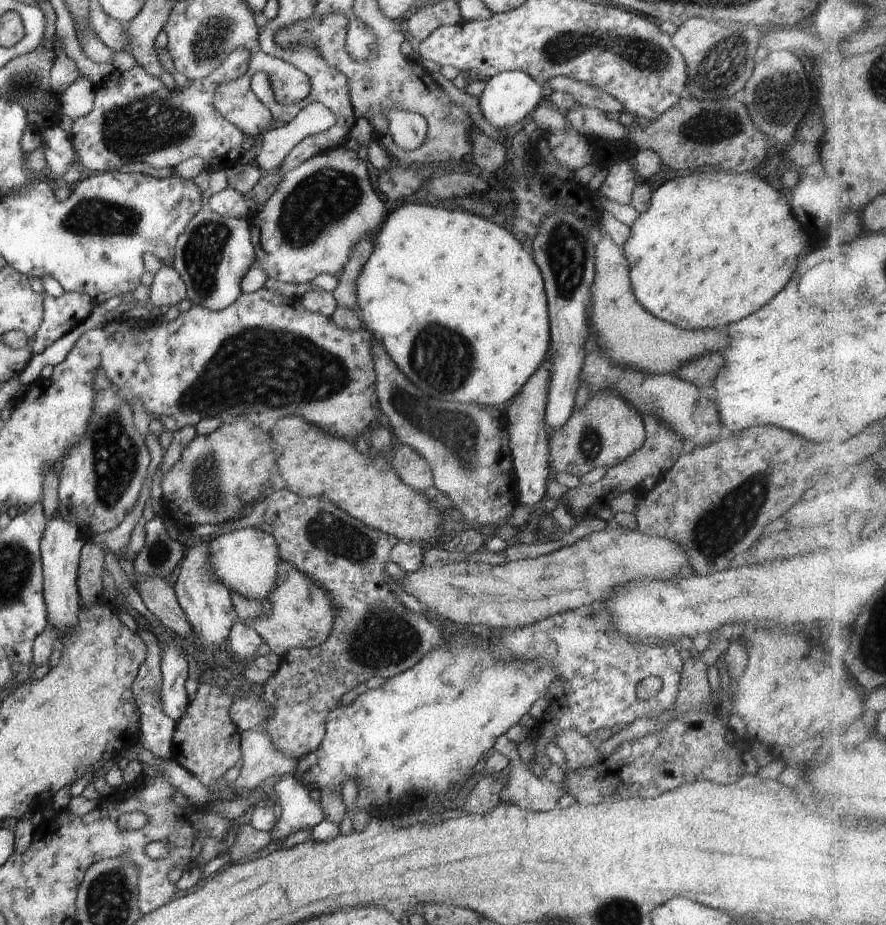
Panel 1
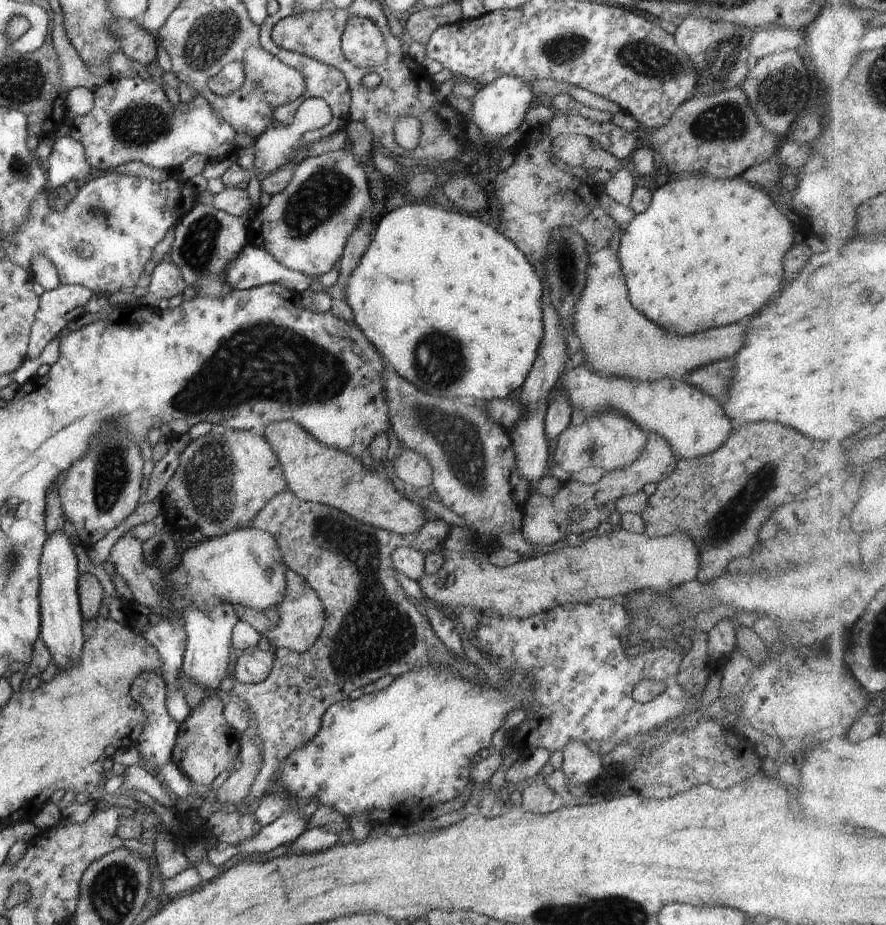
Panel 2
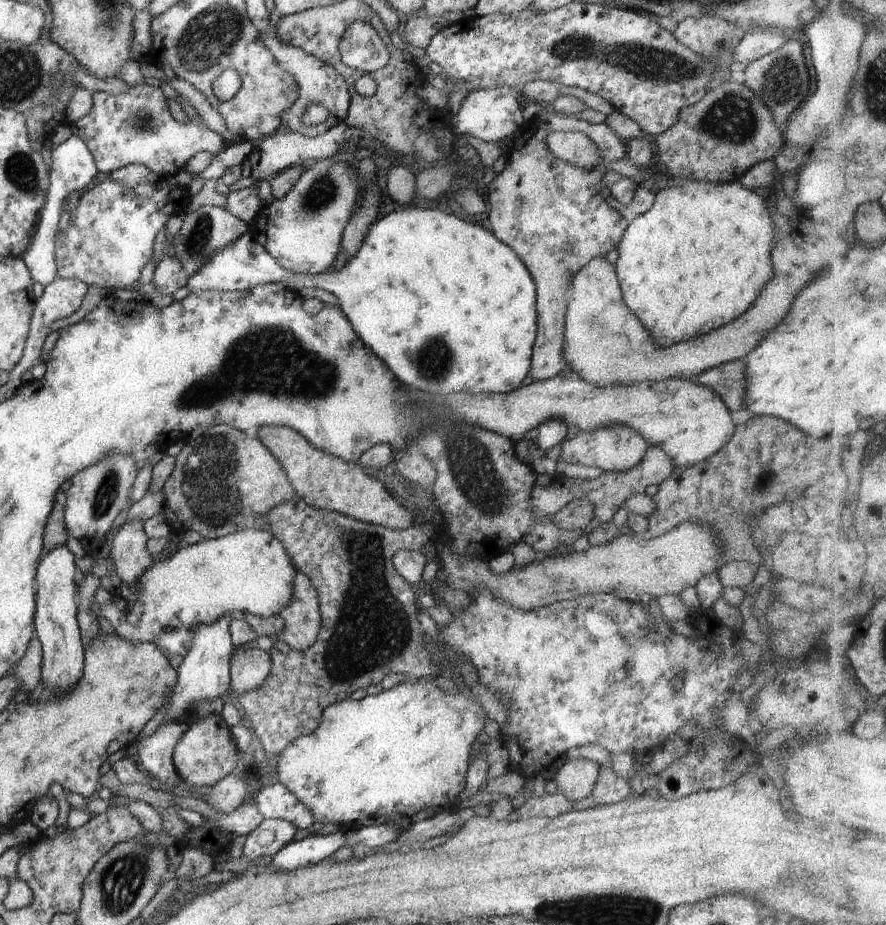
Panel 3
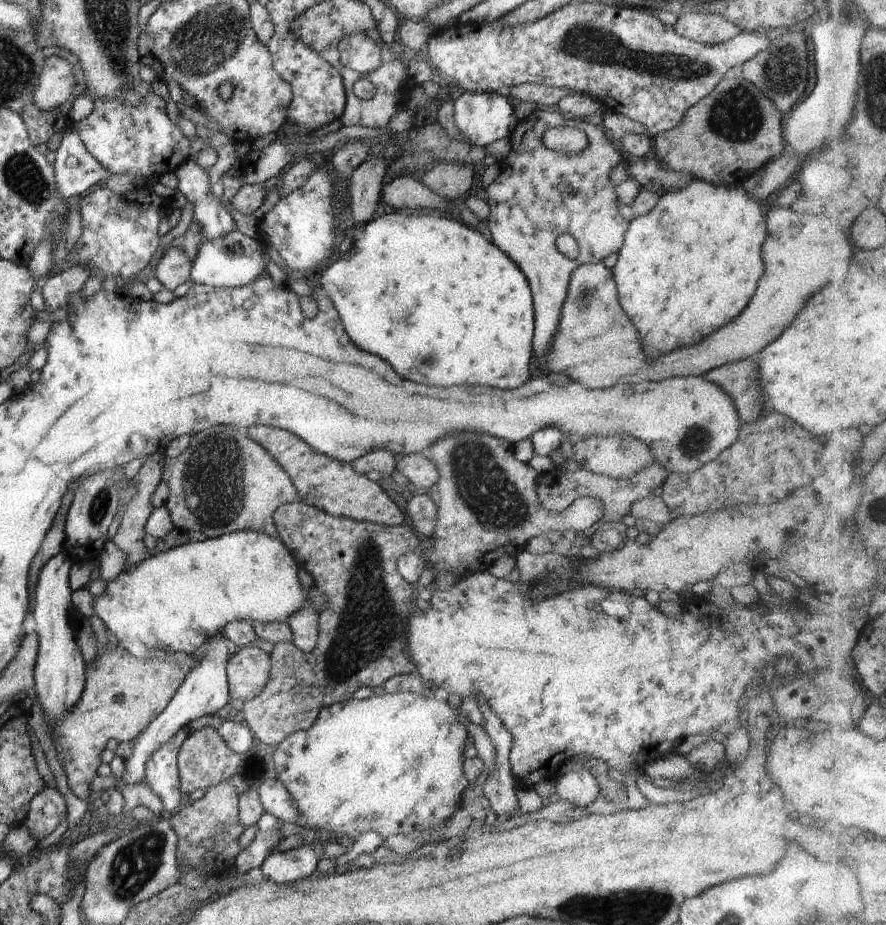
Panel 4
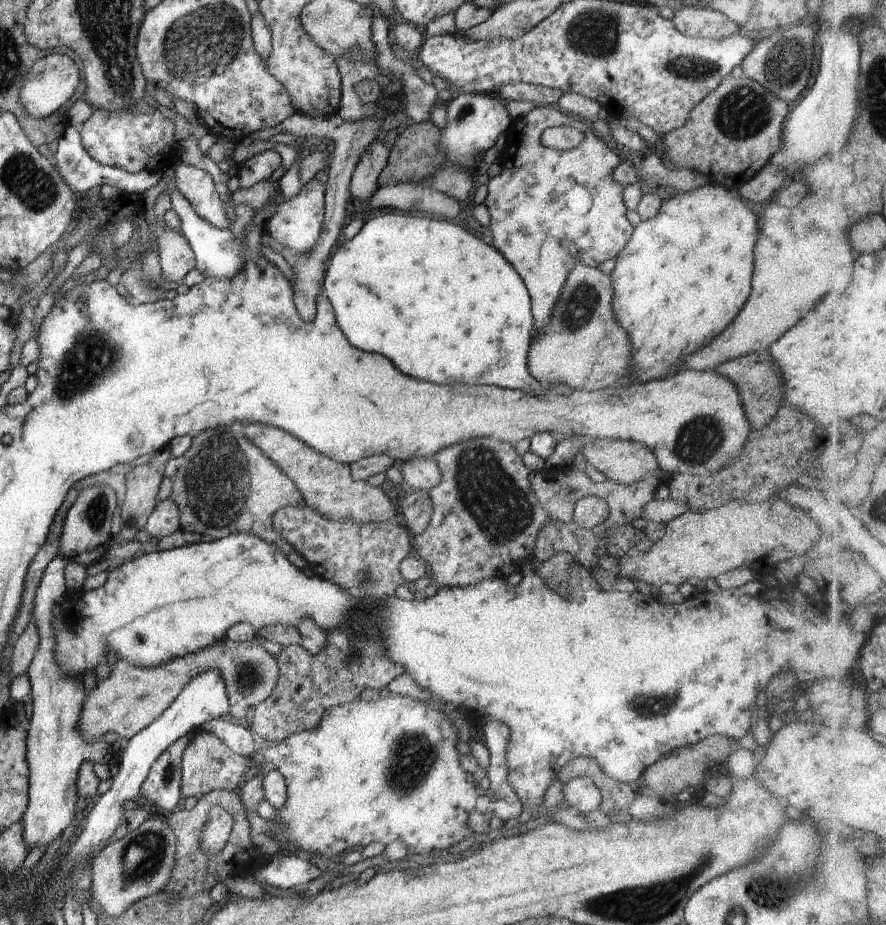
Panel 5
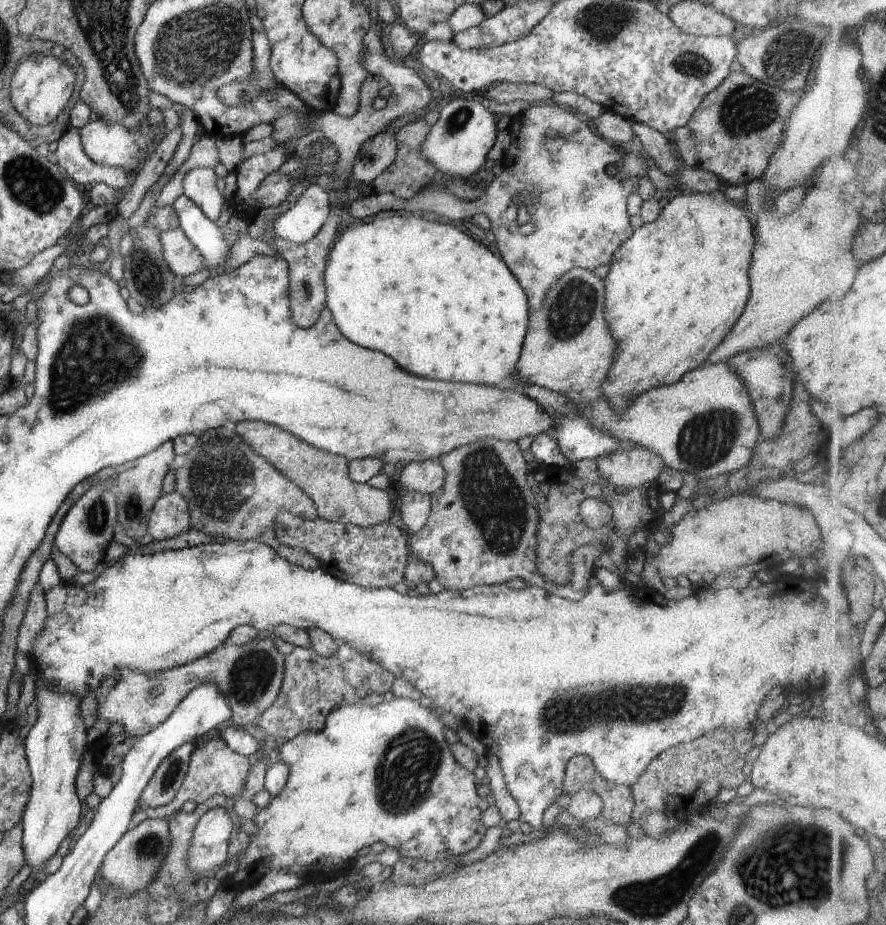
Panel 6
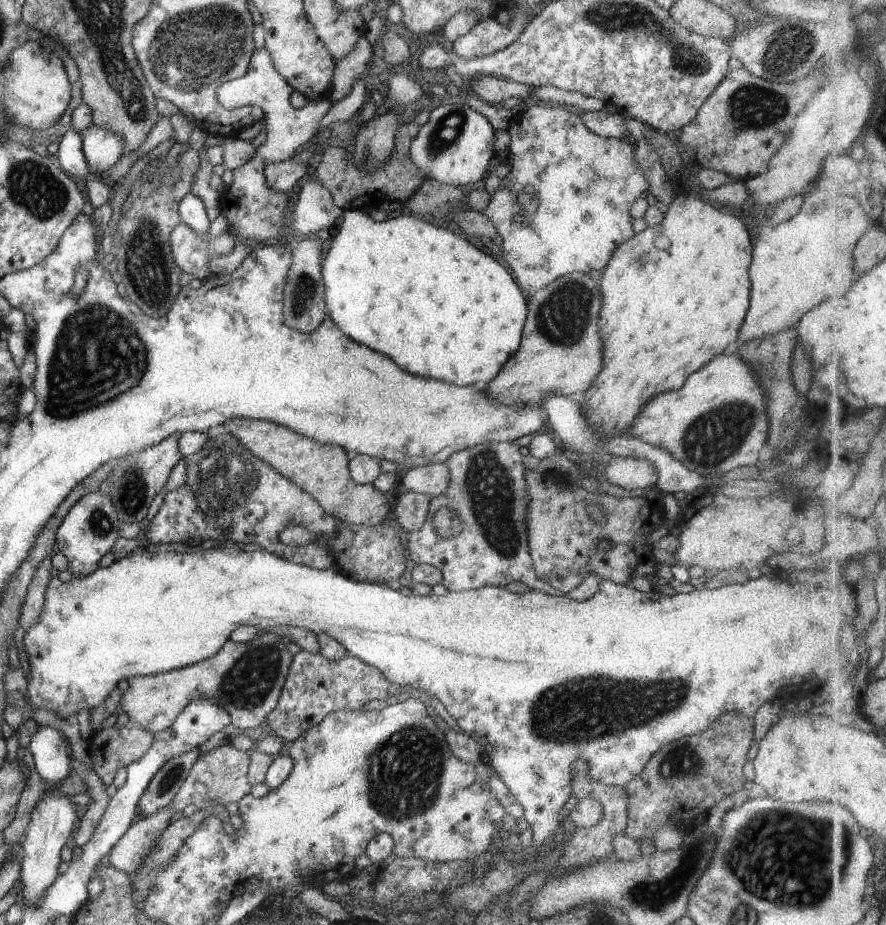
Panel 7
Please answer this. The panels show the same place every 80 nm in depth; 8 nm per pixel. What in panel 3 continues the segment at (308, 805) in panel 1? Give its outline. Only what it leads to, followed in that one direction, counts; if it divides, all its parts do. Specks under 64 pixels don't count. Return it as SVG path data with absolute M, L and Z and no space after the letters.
M263 818L246 838L243 848L244 858L253 863L264 856L272 856L288 843L292 843L296 829L291 822Z

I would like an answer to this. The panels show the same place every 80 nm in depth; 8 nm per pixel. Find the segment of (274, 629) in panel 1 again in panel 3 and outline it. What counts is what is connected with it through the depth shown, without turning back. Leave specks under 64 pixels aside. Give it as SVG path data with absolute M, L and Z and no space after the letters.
M300 571L295 574L293 589L291 603L280 614L285 629L276 640L297 651L305 651L315 644L319 633L319 596L312 581Z

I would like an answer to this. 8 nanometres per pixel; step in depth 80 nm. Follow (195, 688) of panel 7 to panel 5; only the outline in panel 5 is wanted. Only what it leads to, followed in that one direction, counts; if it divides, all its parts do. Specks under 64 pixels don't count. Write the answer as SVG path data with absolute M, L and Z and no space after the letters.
M222 640L197 653L172 659L153 669L130 664L124 659L117 661L112 666L110 678L98 683L96 690L85 700L78 728L85 743L96 742L106 732L116 732L119 738L130 740L162 716L193 678L212 669L220 673L227 688L230 716L246 723L251 710L272 694L279 679L277 658L266 651L261 640L239 646Z

